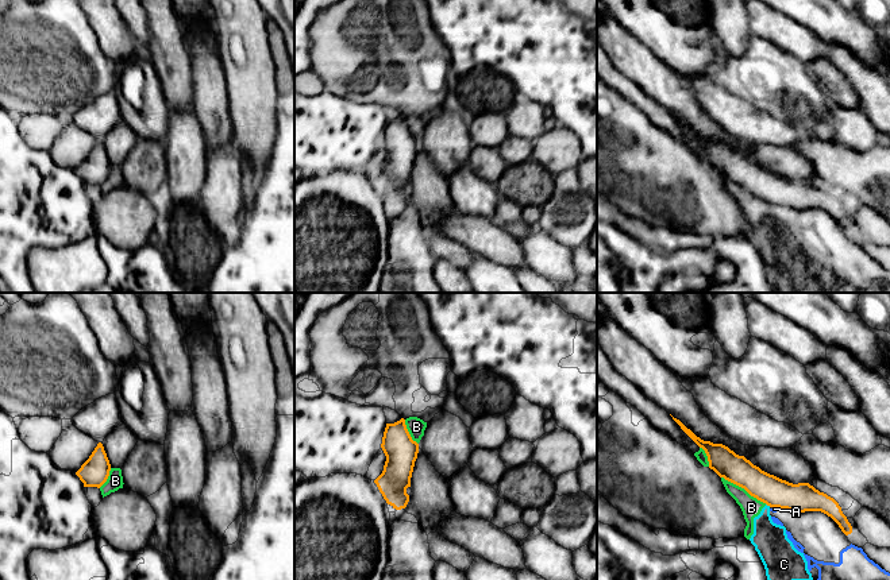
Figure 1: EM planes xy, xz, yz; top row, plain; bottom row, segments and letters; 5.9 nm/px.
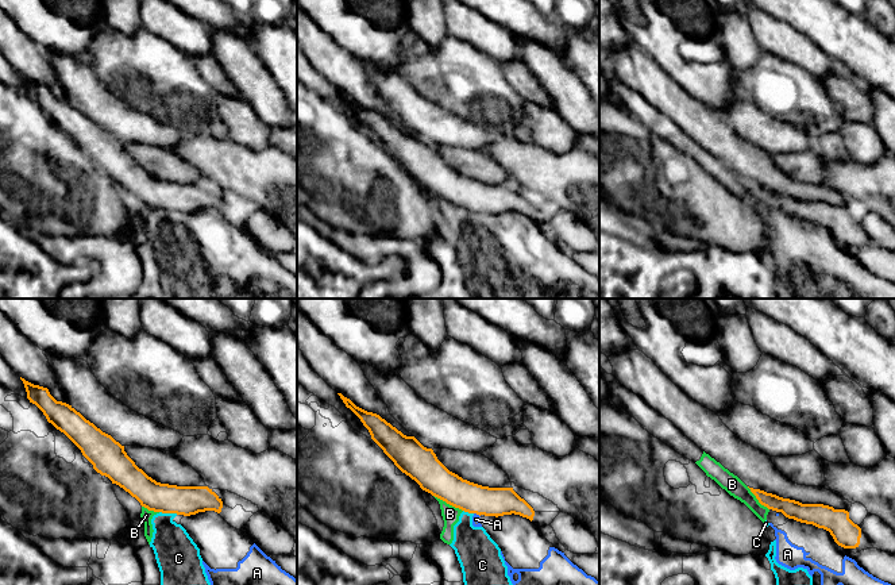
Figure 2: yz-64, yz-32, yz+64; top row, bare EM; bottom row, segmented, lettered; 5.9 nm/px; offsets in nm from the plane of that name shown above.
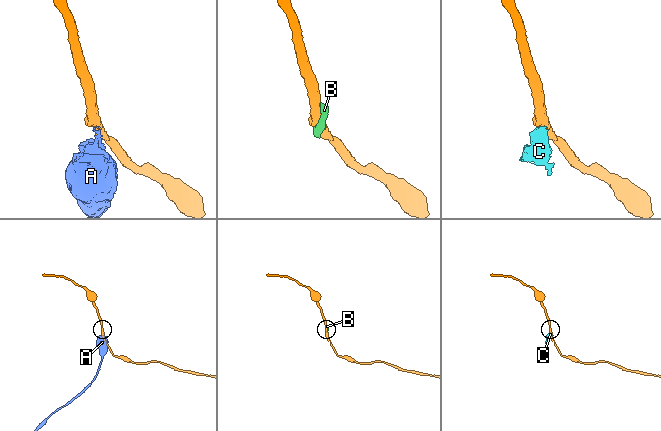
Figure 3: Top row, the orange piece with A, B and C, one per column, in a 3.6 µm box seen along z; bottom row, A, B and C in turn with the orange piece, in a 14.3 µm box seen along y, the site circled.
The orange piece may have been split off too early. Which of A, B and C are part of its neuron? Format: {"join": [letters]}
{"join": []}

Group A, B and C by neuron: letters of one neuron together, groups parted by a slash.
A B C

